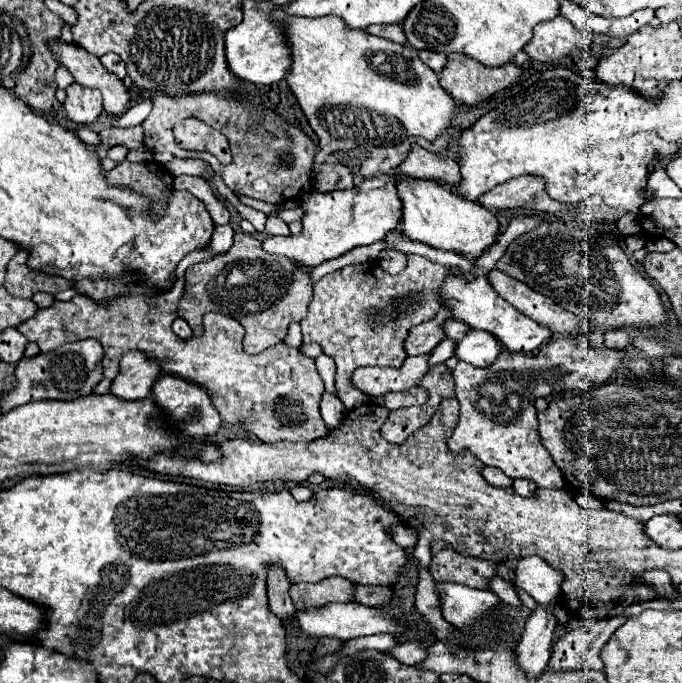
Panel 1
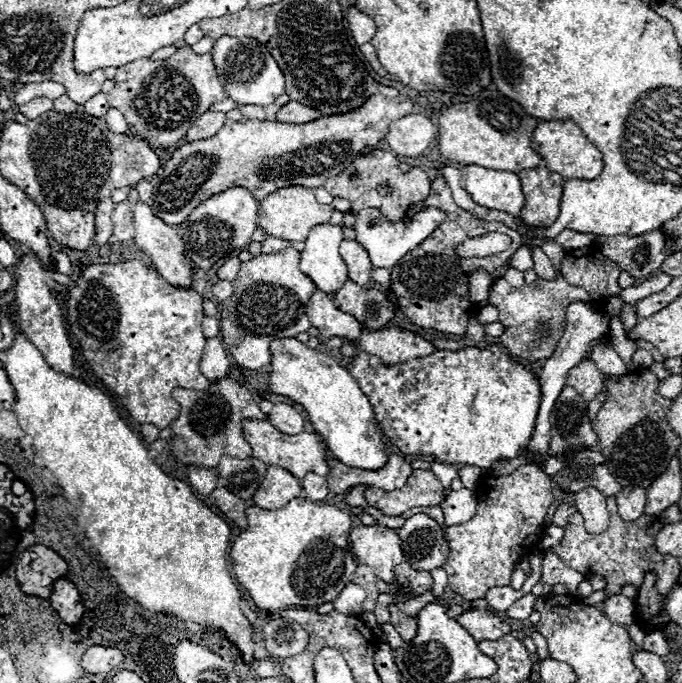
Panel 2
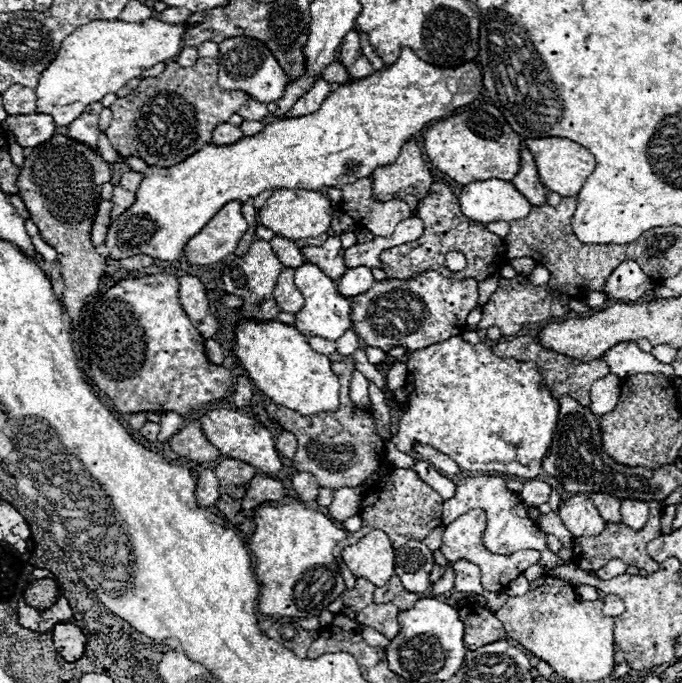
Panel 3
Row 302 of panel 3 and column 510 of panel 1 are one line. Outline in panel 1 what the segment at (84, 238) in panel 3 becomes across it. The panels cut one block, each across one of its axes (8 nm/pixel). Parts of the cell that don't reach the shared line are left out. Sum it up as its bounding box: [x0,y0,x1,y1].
[440,54,520,104]

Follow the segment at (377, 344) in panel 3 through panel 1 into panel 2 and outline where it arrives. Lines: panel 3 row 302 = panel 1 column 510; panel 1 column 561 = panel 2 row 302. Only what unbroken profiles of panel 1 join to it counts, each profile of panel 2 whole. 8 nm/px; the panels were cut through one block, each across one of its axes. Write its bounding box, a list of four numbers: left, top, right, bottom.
[334,270,494,330]

